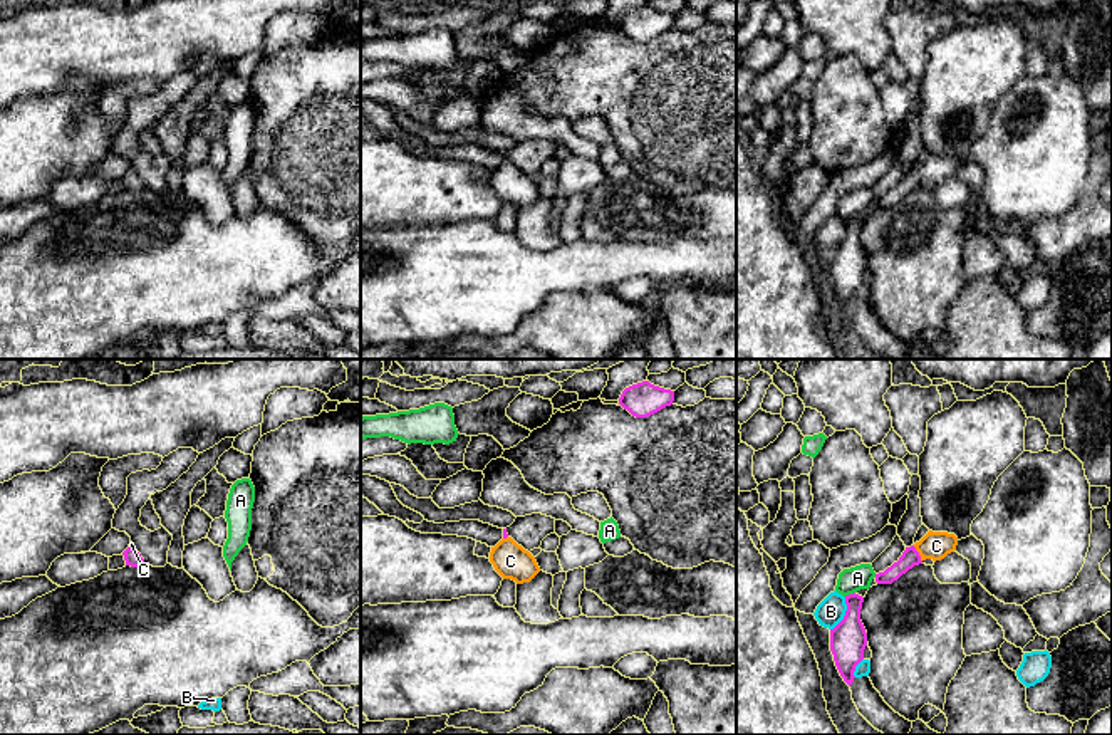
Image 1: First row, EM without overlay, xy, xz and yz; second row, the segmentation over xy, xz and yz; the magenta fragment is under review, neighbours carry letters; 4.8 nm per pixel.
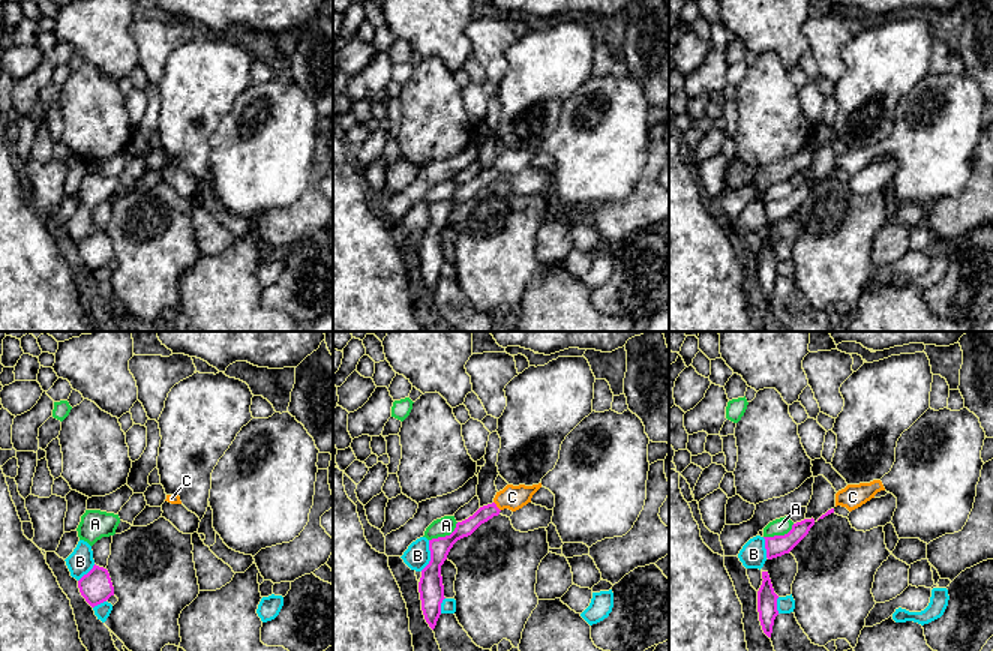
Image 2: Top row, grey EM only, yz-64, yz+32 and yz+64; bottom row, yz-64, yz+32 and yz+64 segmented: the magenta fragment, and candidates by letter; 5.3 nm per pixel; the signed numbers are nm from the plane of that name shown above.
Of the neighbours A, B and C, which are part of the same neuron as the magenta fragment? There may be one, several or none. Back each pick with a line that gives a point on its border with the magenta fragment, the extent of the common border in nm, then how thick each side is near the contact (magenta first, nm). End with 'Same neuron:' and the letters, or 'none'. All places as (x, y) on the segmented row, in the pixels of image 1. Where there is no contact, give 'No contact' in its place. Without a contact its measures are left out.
C: Touches magenta at yz (918, 554). Shared border 90 nm. Thickness 90 nm (magenta) against 140 nm
Same neuron: C

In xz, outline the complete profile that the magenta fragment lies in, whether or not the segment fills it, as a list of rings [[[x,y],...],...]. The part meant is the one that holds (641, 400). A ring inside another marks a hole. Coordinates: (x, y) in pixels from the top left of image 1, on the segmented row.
[[[642,381],[626,388],[619,404],[636,418],[647,418],[674,401],[674,391]]]

